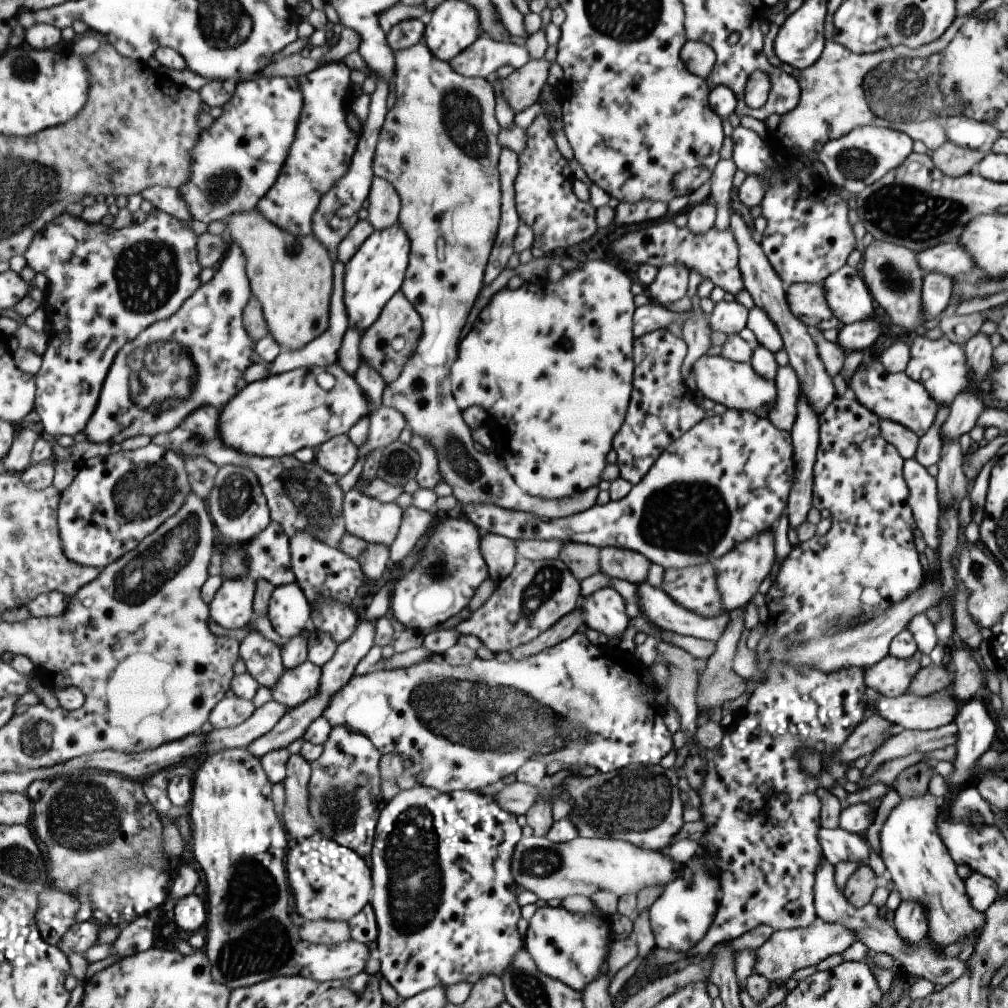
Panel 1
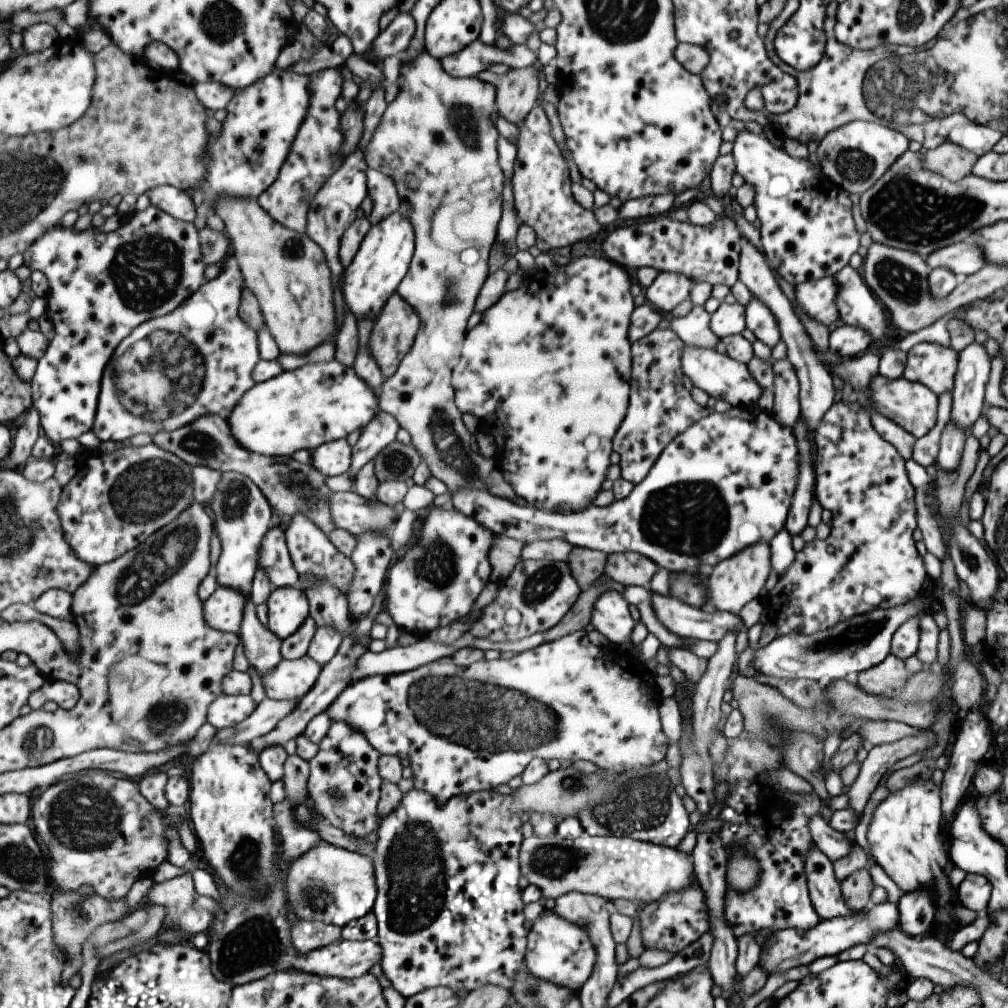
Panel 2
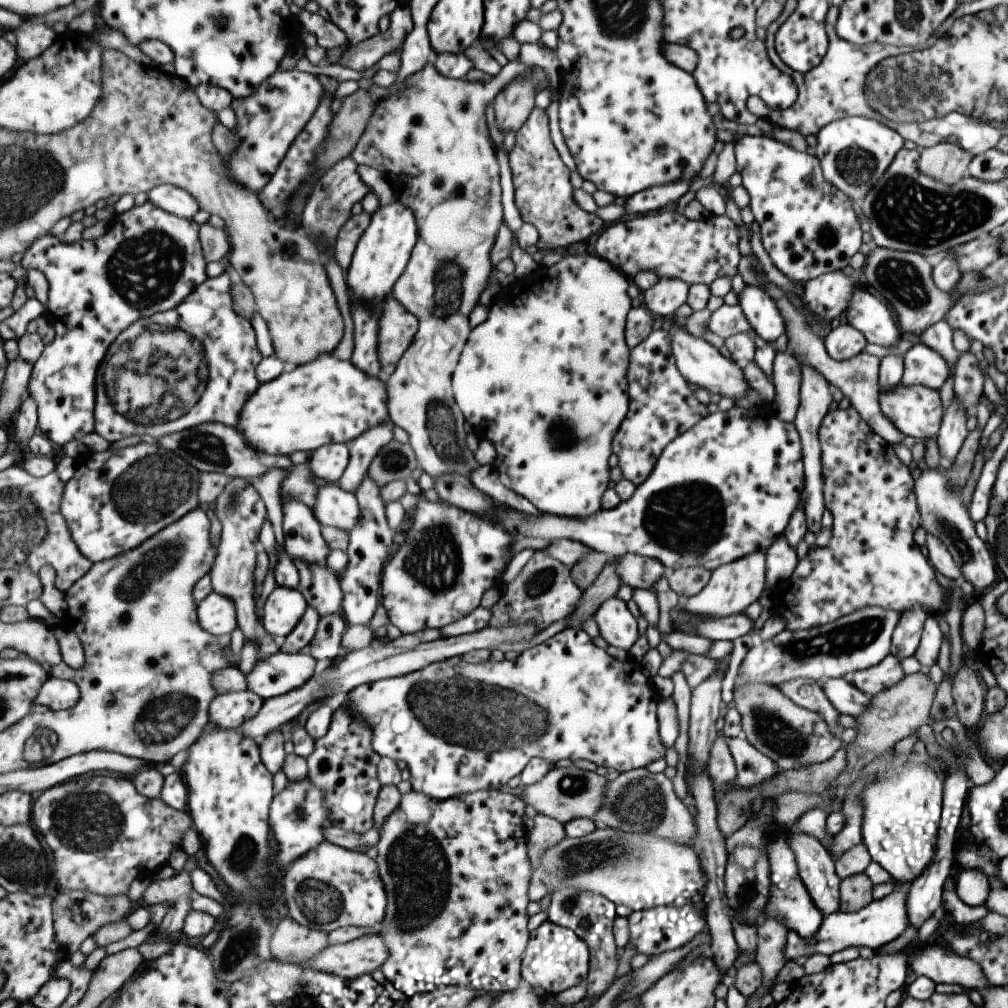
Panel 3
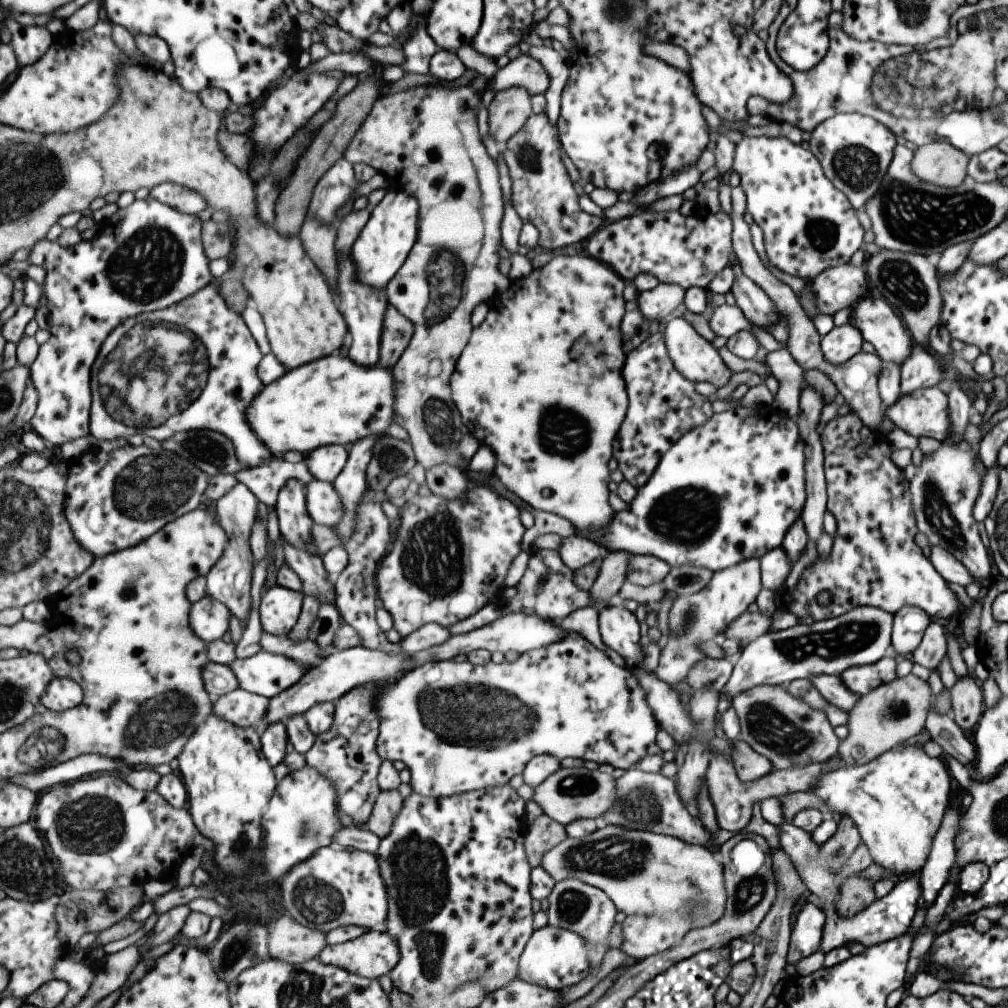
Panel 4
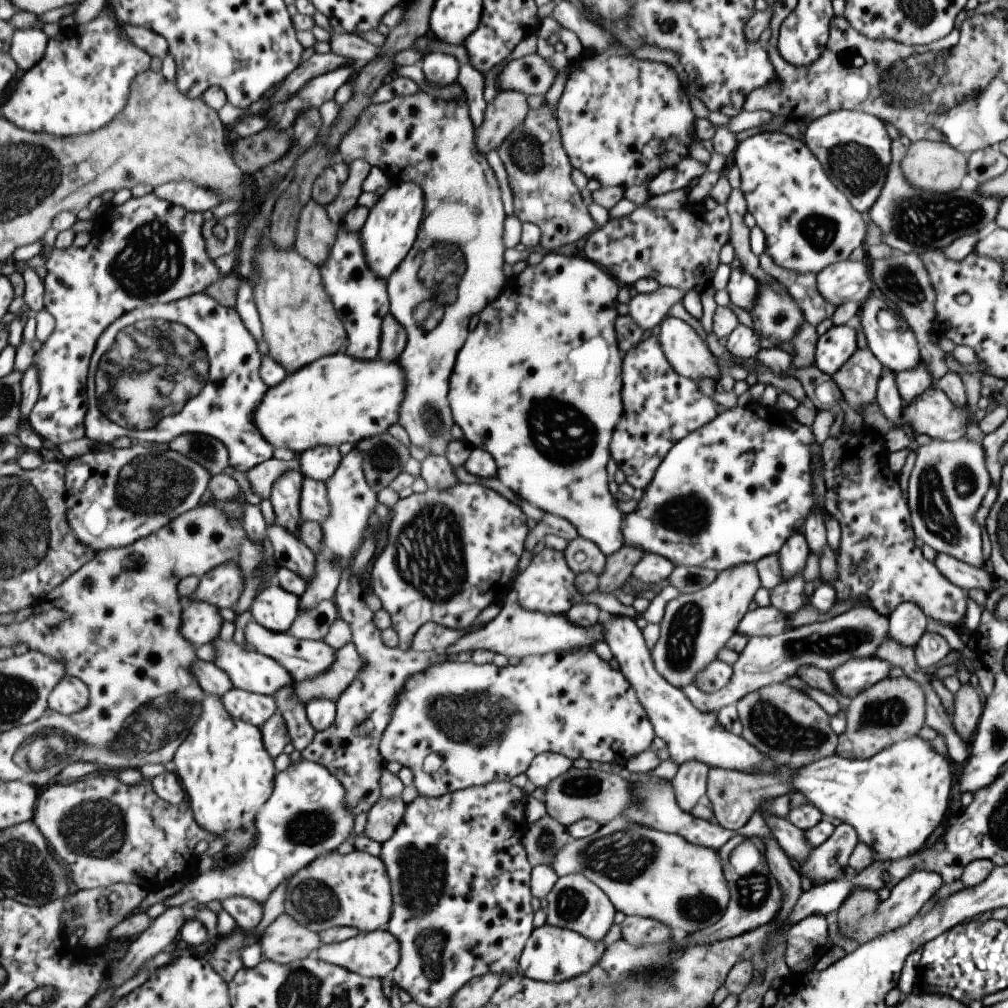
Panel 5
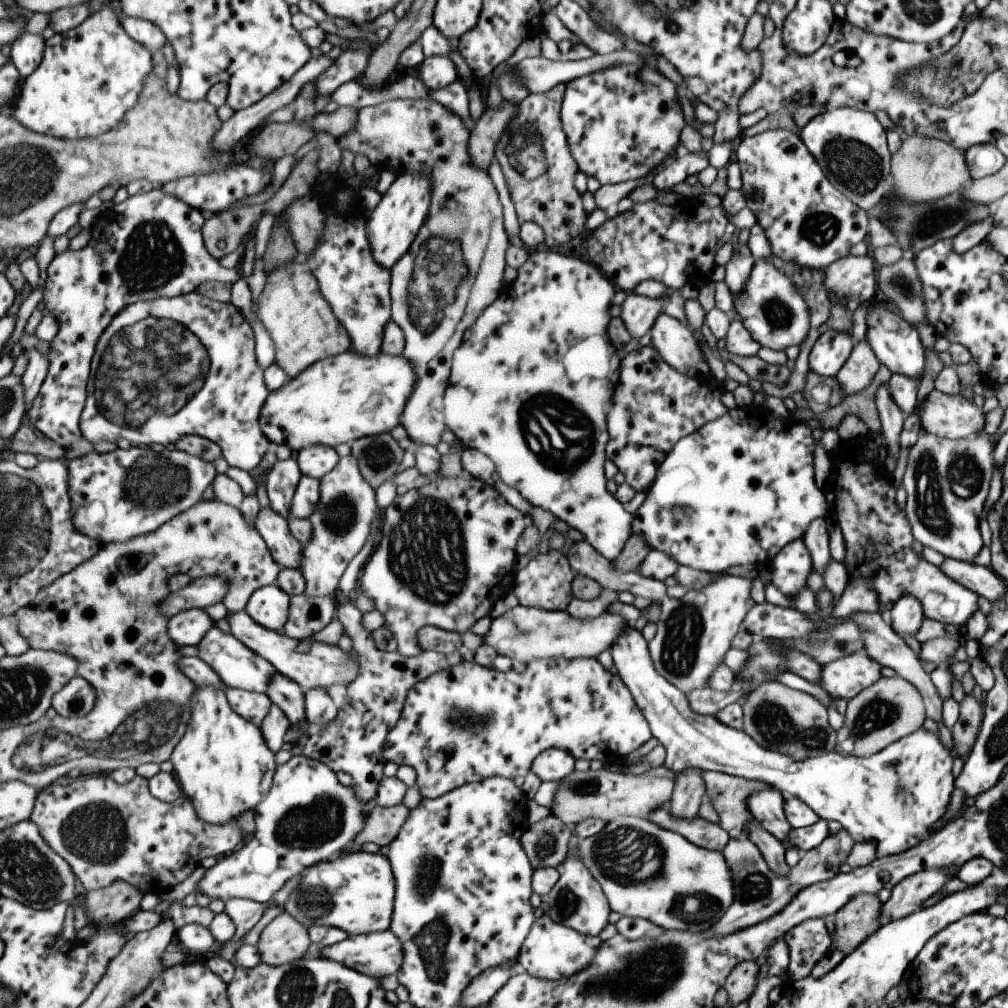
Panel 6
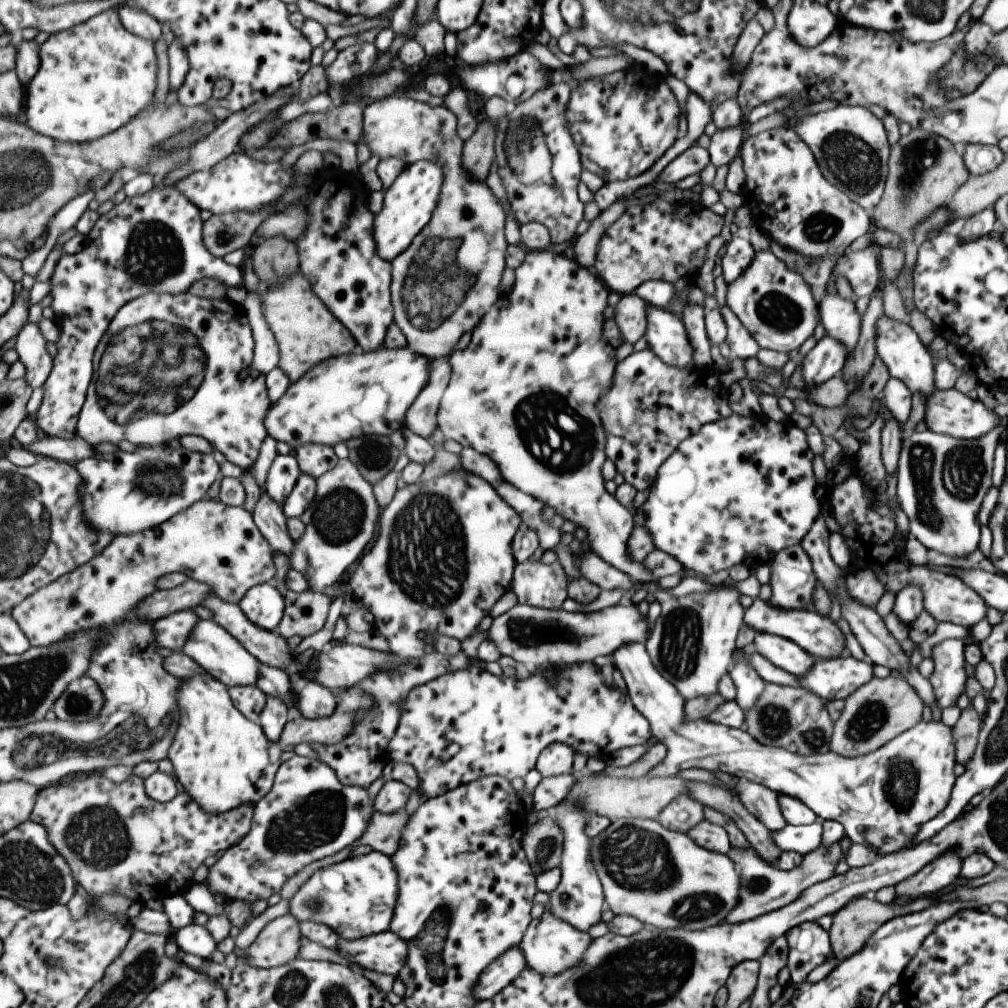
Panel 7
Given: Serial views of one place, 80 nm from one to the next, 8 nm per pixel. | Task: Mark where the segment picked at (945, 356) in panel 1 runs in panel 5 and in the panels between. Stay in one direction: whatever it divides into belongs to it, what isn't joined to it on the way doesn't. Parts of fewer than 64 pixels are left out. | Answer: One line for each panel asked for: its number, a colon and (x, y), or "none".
2: (934, 366)
3: (922, 366)
4: (922, 369)
5: (910, 384)

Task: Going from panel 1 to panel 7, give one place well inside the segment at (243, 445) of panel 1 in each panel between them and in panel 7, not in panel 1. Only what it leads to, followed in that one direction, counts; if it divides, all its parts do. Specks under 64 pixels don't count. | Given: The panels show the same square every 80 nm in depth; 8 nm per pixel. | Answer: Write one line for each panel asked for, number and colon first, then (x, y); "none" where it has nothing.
2: (293, 411)
3: (326, 401)
4: (332, 401)
5: (337, 400)
6: (338, 400)
7: (358, 394)

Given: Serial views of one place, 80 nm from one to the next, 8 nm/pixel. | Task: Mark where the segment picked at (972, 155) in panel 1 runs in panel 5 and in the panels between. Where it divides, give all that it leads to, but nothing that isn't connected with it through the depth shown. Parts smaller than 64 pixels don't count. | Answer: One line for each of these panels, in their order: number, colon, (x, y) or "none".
2: (953, 162)
3: (945, 162)
4: (939, 164)
5: (932, 166)

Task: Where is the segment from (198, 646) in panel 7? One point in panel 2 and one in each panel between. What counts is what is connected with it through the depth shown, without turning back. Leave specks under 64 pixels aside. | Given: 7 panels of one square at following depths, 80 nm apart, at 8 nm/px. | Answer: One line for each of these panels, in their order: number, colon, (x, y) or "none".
2: (280, 684)
3: (272, 677)
4: (266, 674)
5: (254, 672)
6: (239, 667)

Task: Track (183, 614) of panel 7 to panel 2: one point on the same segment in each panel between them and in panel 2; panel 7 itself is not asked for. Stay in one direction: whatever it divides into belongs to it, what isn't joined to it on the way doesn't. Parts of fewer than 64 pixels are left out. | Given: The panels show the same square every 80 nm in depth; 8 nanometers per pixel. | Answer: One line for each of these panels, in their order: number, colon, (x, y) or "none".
2: (224, 611)
3: (217, 614)
4: (210, 620)
5: (202, 622)
6: (189, 627)

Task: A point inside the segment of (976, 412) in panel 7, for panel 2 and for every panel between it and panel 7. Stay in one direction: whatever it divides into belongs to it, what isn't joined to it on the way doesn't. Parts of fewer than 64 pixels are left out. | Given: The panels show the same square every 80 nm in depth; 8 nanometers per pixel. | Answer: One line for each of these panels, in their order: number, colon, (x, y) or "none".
2: (910, 405)
3: (915, 411)
4: (925, 412)
5: (932, 414)
6: (947, 416)

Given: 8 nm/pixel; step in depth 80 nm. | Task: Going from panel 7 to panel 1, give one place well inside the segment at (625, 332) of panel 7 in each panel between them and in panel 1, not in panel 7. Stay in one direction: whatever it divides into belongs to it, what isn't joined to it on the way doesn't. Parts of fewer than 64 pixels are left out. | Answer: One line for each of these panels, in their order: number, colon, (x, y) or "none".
1: (670, 285)
2: (669, 289)
3: (661, 301)
4: (657, 304)
5: (647, 310)
6: (638, 313)

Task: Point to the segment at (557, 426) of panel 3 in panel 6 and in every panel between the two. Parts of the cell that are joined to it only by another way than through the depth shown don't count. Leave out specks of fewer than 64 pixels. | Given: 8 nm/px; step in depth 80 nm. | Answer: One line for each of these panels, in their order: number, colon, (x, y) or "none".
4: (526, 387)
5: (517, 392)
6: (512, 398)

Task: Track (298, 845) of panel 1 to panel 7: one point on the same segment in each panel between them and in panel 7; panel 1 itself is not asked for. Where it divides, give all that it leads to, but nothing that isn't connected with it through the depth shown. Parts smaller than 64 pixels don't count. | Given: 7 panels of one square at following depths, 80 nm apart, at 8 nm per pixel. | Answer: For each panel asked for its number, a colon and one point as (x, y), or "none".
2: (331, 884)
3: (332, 887)
4: (336, 888)
5: (354, 890)
6: (357, 893)
7: (357, 898)

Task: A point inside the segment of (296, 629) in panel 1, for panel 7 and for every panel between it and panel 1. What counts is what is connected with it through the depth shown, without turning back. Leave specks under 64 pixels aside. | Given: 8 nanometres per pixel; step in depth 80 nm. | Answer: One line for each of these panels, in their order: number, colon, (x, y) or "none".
2: (288, 607)
3: (284, 607)
4: (280, 609)
5: (275, 608)
6: (270, 606)
7: (264, 605)

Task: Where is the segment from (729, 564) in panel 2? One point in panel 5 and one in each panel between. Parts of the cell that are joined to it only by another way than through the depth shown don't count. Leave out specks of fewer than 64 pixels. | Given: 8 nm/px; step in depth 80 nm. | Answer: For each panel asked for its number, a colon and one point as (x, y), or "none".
3: (731, 588)
4: (700, 617)
5: (694, 627)

